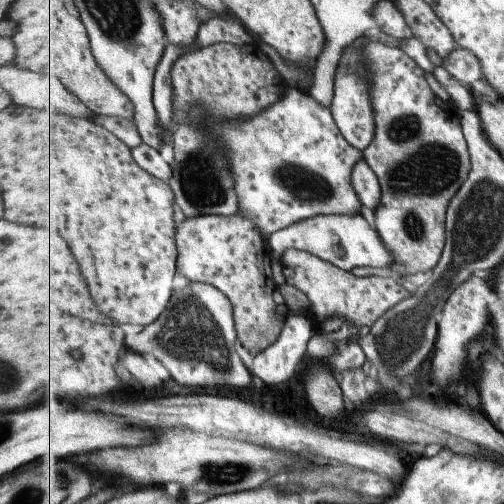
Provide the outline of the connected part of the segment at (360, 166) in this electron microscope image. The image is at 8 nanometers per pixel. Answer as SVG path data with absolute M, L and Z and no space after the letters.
M364 158L354 166L353 182L364 206L375 211L381 202L382 188L379 177Z

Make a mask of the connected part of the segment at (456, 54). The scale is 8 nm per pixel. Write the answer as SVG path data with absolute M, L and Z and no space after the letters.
M458 47L447 57L443 66L460 84L470 86L483 77L480 58L470 50Z

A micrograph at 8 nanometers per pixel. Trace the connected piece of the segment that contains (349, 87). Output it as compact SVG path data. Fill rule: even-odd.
M377 25L374 26L373 31L367 32L365 37L353 42L344 50L338 65L336 79L334 80L334 102L331 106L339 130L344 134L347 142L350 142L351 146L358 148L360 151L371 146L374 136L377 134L377 120L375 120L377 115L374 114L374 99L370 96L370 71L366 70L371 64L364 60L365 55L362 54L364 46L371 41L391 47L402 45L402 40L393 38Z

